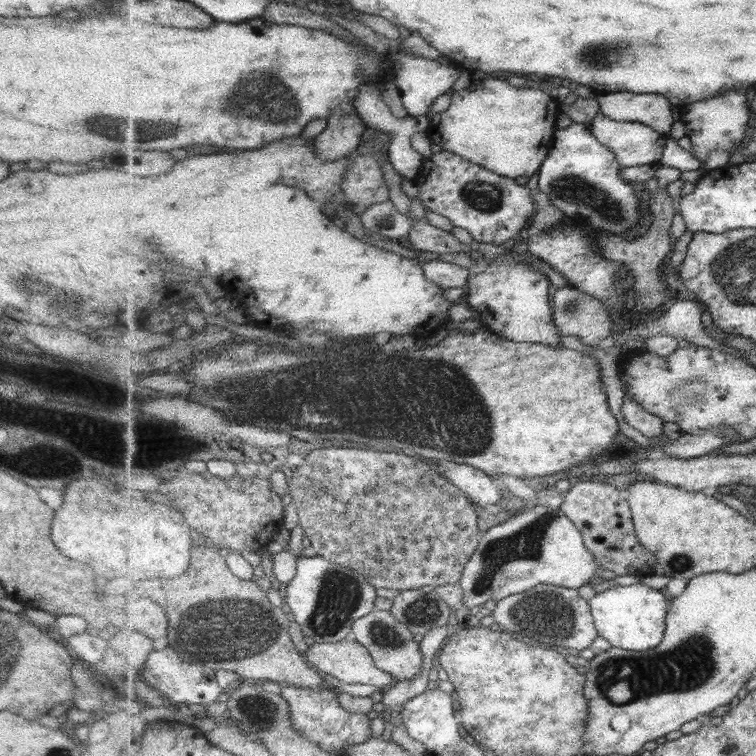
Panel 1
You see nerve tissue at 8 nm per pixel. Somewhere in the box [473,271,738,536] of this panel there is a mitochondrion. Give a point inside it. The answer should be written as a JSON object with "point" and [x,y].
{"point":[694,387]}

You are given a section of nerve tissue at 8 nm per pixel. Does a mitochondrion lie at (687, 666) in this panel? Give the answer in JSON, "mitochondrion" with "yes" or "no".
{"mitochondrion":"yes"}

